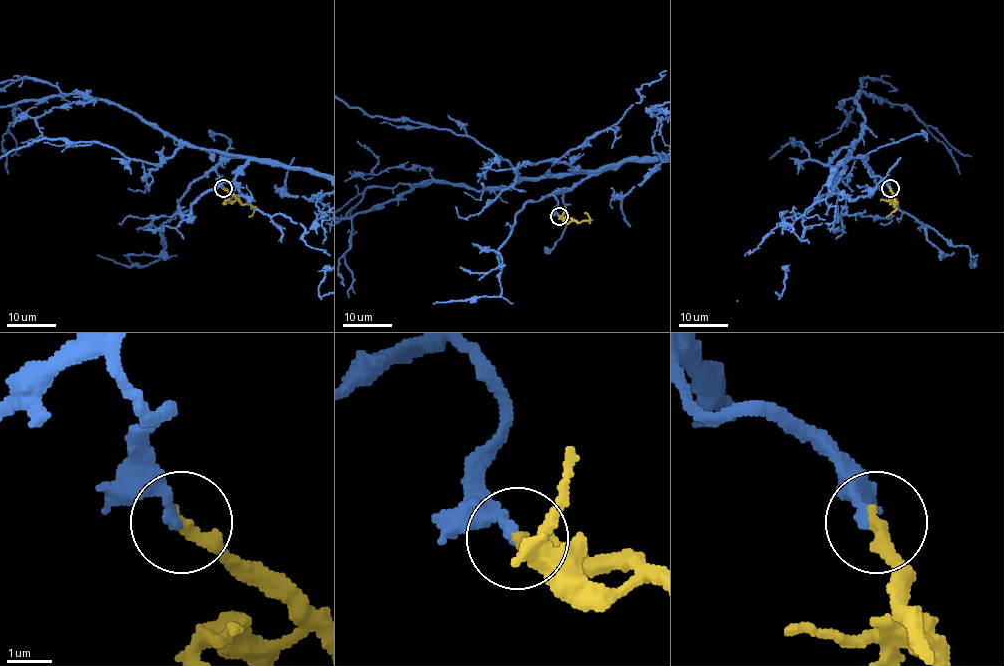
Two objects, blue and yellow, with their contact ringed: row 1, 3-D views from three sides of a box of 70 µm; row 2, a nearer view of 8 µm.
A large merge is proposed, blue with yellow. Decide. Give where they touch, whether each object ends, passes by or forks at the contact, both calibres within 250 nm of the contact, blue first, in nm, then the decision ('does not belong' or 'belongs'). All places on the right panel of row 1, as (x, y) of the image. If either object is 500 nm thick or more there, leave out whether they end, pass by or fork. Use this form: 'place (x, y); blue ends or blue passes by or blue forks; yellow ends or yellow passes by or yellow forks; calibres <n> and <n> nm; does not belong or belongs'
place (890, 188); blue ends; yellow ends; calibres 240 and 320 nm; belongs

